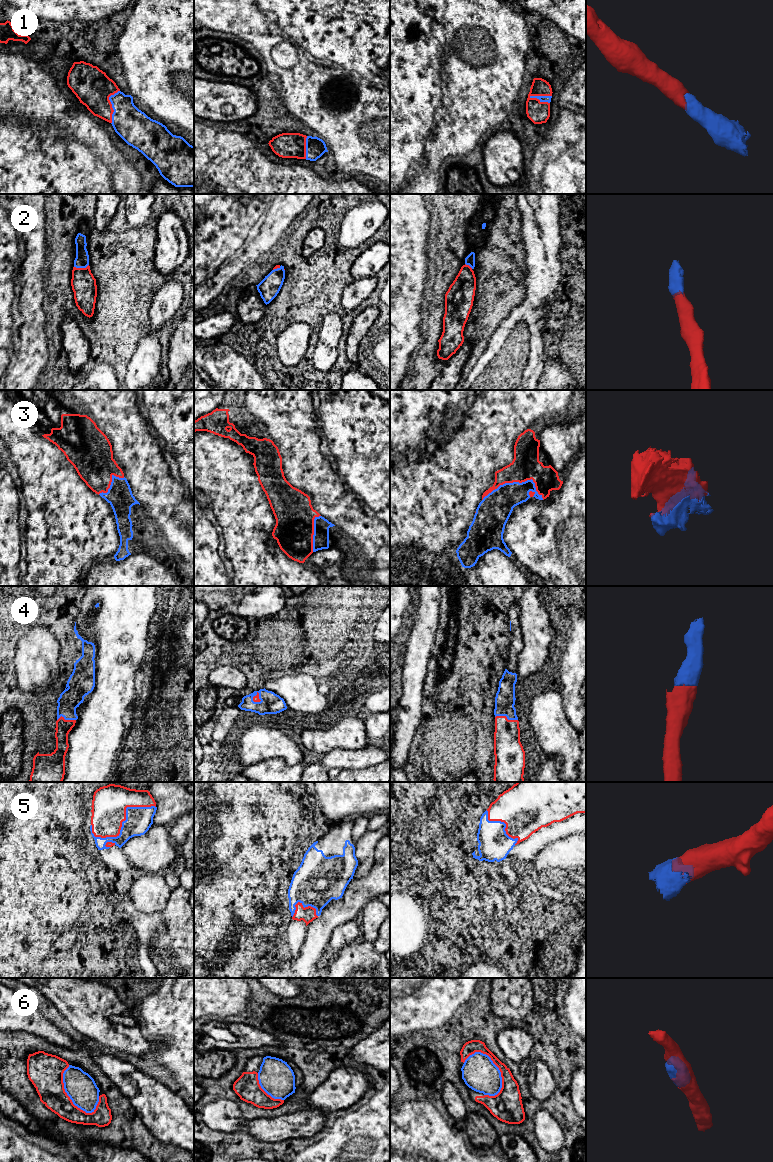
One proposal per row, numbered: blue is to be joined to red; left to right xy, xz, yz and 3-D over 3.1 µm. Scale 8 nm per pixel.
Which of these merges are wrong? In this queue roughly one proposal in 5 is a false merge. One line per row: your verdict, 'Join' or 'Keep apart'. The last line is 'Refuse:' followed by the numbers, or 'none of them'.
1: Join
2: Join
3: Join
4: Join
5: Join
6: Join
Refuse: none of them

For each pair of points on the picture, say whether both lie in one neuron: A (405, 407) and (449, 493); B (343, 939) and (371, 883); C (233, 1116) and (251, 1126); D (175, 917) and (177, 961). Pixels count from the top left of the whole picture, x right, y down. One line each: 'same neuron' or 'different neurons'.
A: same neuron
B: different neurons
C: different neurons
D: same neuron

